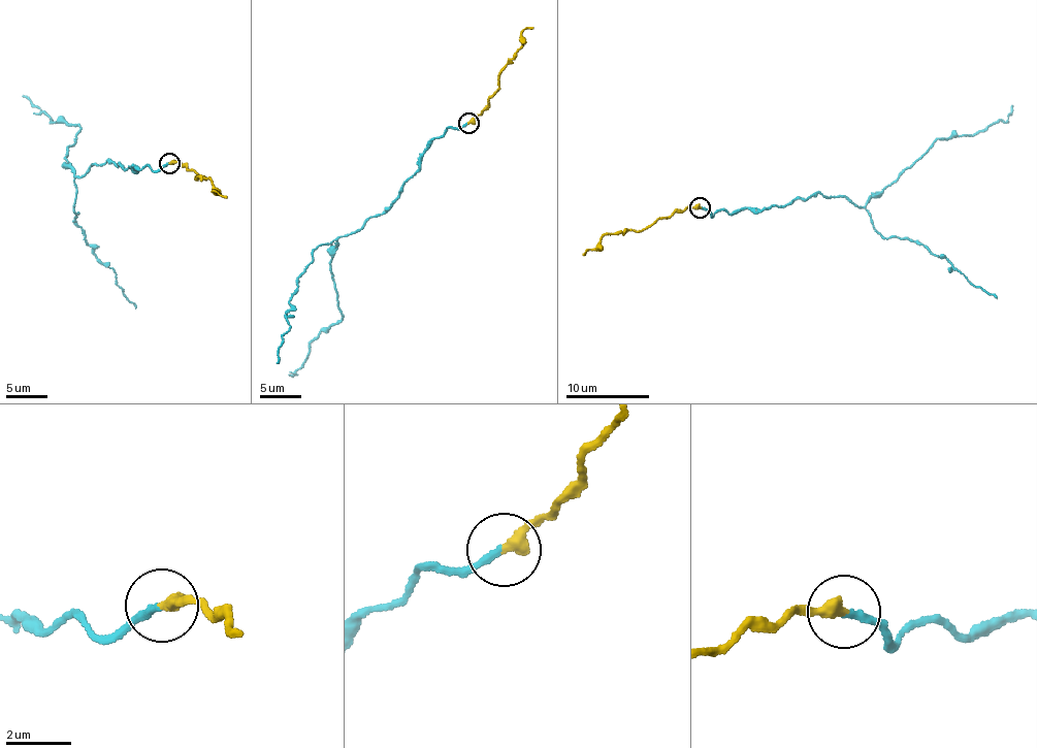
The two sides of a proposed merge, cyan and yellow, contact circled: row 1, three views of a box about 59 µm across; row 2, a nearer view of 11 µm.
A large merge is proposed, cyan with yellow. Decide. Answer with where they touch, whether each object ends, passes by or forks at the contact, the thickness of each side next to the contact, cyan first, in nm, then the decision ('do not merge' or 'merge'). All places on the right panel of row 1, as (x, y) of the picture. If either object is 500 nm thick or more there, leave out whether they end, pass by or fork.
place (700, 207); cyan ends; yellow ends; calibres 200 and 400 nm; do not merge

